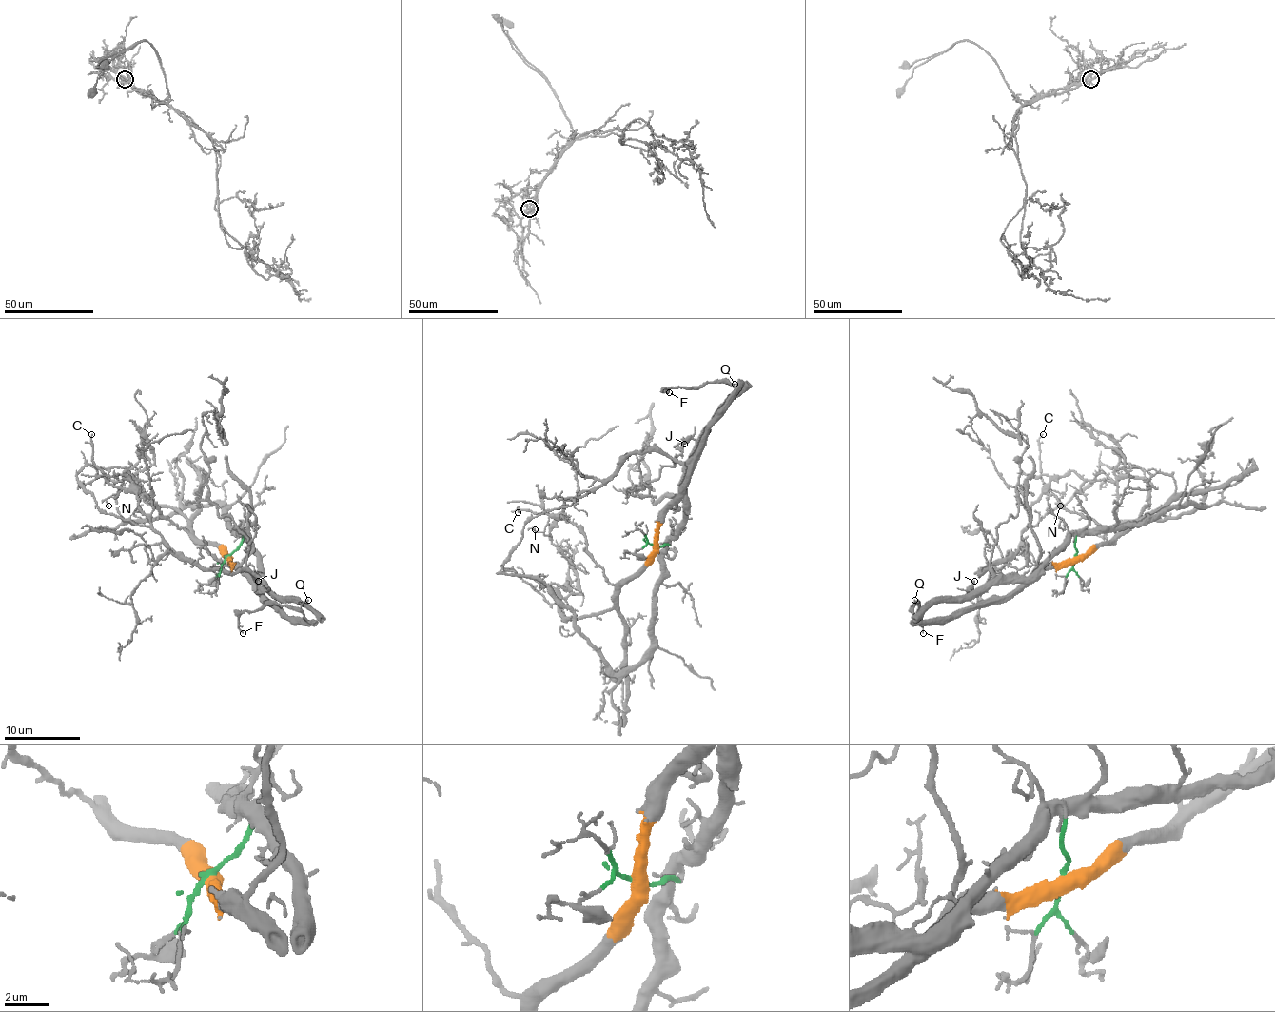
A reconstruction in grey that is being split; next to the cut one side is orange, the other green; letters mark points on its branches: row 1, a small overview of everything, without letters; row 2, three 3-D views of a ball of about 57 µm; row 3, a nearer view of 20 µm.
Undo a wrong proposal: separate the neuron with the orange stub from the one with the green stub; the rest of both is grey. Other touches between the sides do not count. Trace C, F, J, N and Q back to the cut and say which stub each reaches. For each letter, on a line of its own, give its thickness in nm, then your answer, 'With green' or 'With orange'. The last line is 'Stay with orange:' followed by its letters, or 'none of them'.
C: Thickness 140 nm. With orange
F: Thickness 80 nm. With orange
J: Thickness 180 nm. With green
N: Thickness 80 nm. With orange
Q: Thickness 130 nm. With orange
Stay with orange: C, F, N, Q

